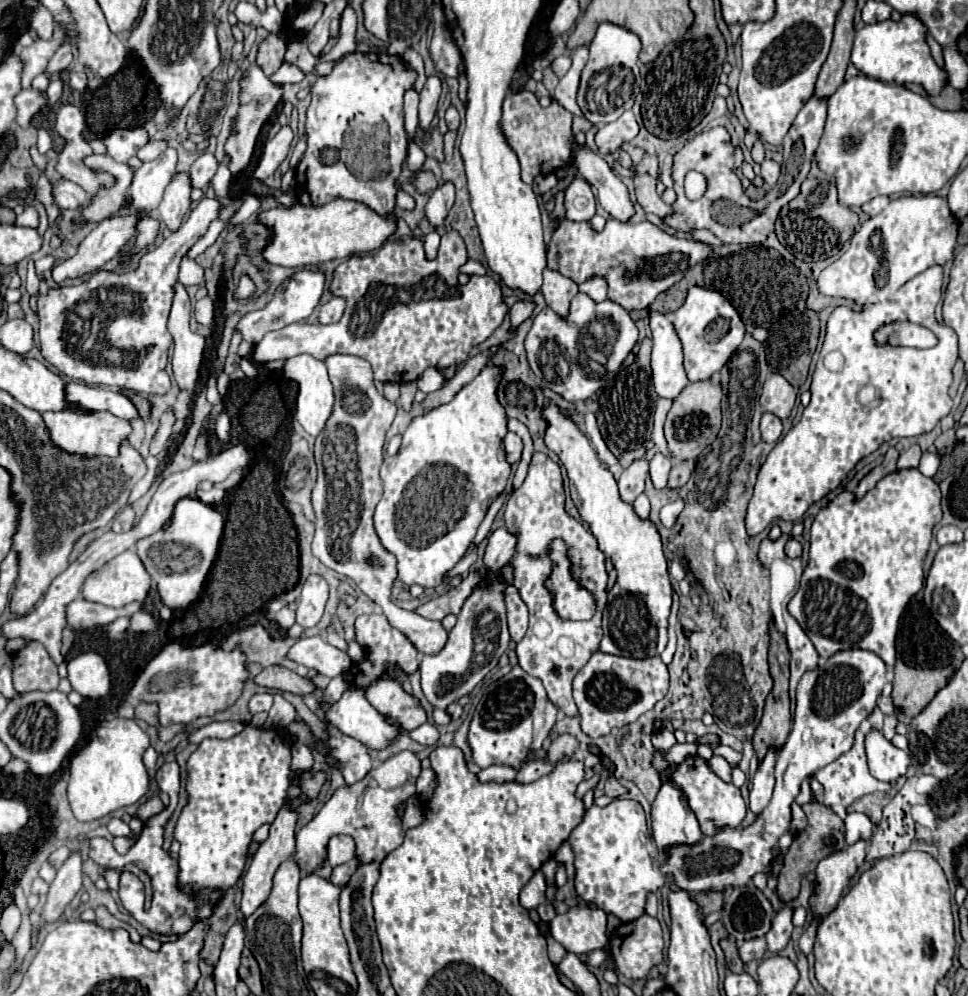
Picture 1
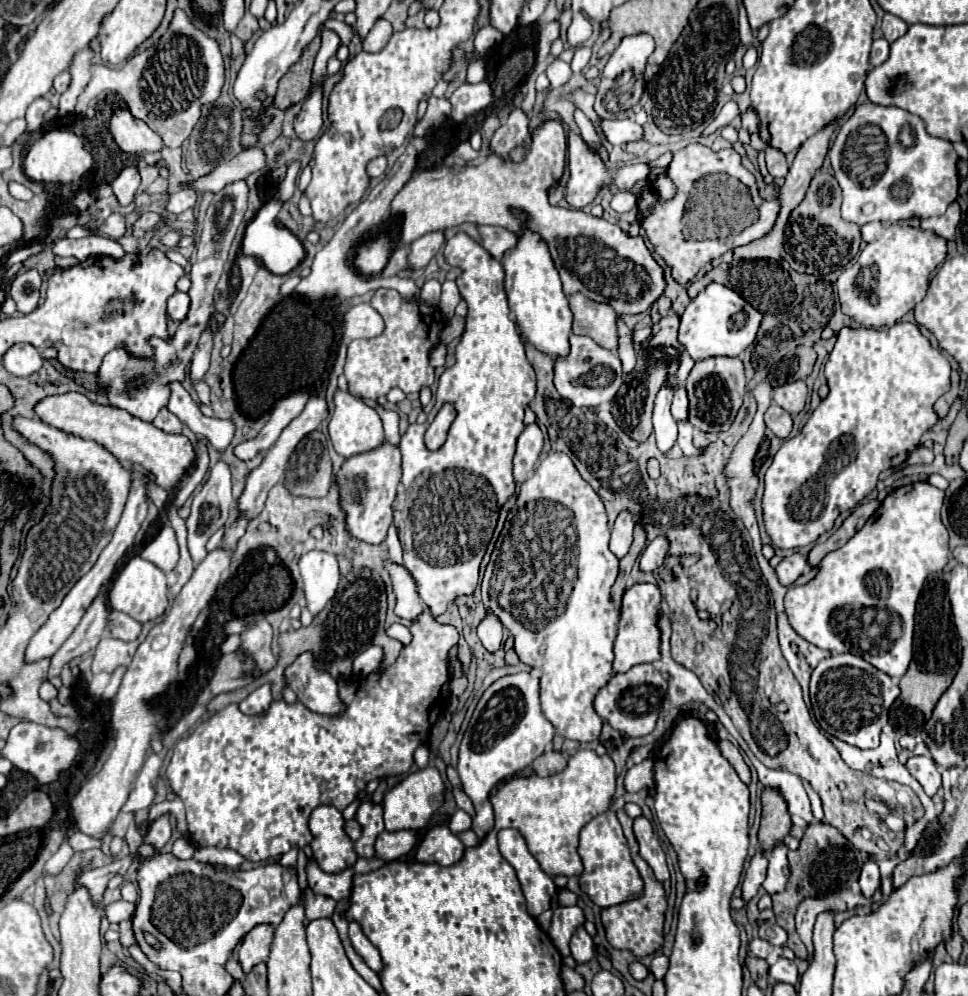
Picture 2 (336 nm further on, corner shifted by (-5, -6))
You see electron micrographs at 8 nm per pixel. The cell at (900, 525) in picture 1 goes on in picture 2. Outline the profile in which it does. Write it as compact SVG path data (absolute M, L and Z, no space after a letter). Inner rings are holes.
M914 482L890 492L878 508L872 526L864 526L842 548L826 554L818 564L818 574L810 582L788 588L786 614L790 626L818 648L838 654L852 652L890 678L900 680L912 660L916 598L928 574L940 572L948 564L948 530L940 520L942 500L944 490L928 482Z

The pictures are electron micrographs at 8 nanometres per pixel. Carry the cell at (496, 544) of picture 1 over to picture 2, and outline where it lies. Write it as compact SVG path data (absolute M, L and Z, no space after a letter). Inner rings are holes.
M486 610L486 616L480 620L476 632L478 632L478 638L480 638L482 646L484 646L488 652L496 652L496 650L502 646L504 626L502 626L502 622L496 618L496 614L492 614L490 610Z

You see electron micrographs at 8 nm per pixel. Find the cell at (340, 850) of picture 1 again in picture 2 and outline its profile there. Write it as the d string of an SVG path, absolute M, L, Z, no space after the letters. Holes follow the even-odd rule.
M400 830L400 832L384 832L376 838L376 858L384 858L384 862L396 860L408 854L416 846L416 832Z

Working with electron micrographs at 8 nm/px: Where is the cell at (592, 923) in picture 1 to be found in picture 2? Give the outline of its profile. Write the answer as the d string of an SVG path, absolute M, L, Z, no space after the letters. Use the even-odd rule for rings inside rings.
M580 926L576 930L576 934L572 936L570 940L570 950L572 950L572 956L578 964L584 964L584 962L590 962L590 958L594 956L594 944L592 944L592 938L590 934Z

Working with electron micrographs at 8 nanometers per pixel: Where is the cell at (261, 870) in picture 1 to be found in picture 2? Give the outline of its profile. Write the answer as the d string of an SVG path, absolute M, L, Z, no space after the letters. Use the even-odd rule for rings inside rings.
M260 924L260 926L254 926L254 928L242 938L238 958L240 958L240 964L242 964L242 968L244 968L246 974L248 974L258 962L266 962L266 960L268 960L272 936L274 936L274 926Z

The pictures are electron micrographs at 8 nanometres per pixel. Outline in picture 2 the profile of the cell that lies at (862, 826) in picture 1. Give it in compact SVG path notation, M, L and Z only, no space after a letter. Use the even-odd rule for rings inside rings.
M868 856L868 860L862 866L862 872L860 872L860 888L862 888L862 894L866 898L870 898L876 892L878 886L880 886L878 864L876 864L876 860L872 856Z

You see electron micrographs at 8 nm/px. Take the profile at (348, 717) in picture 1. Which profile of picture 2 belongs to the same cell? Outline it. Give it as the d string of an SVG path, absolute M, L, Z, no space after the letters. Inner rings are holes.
M302 654L292 666L286 668L288 686L296 692L298 700L312 712L324 716L340 716L346 706L340 702L338 682L328 674L312 666L312 656Z

